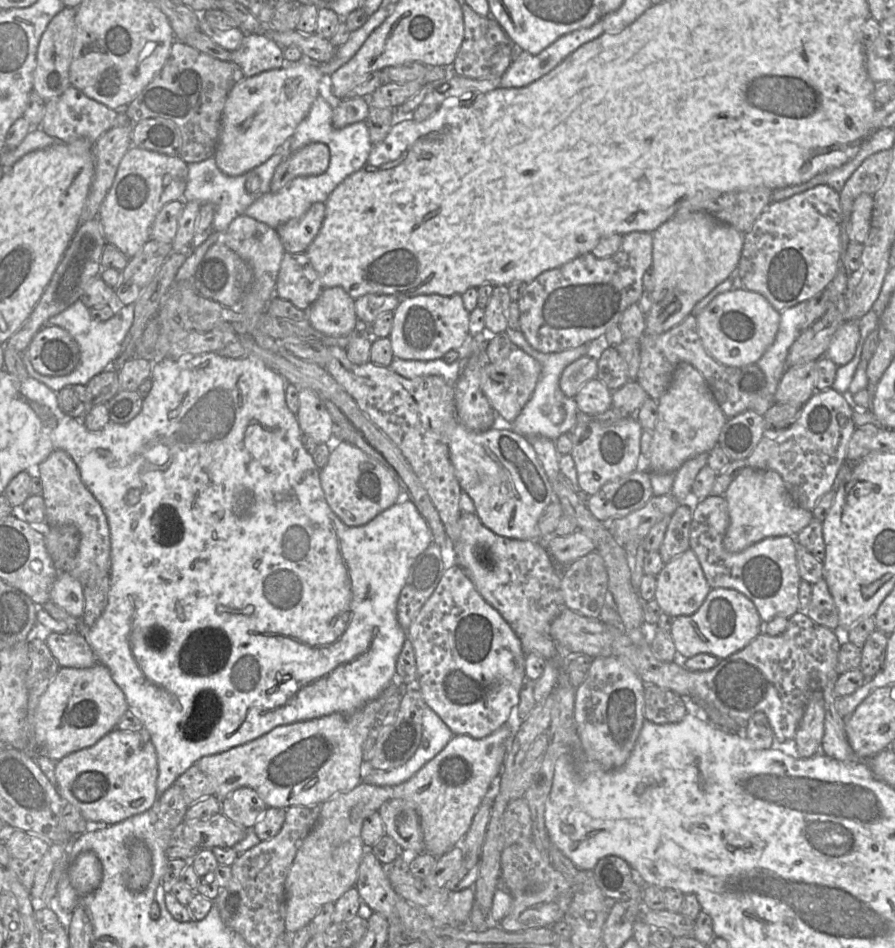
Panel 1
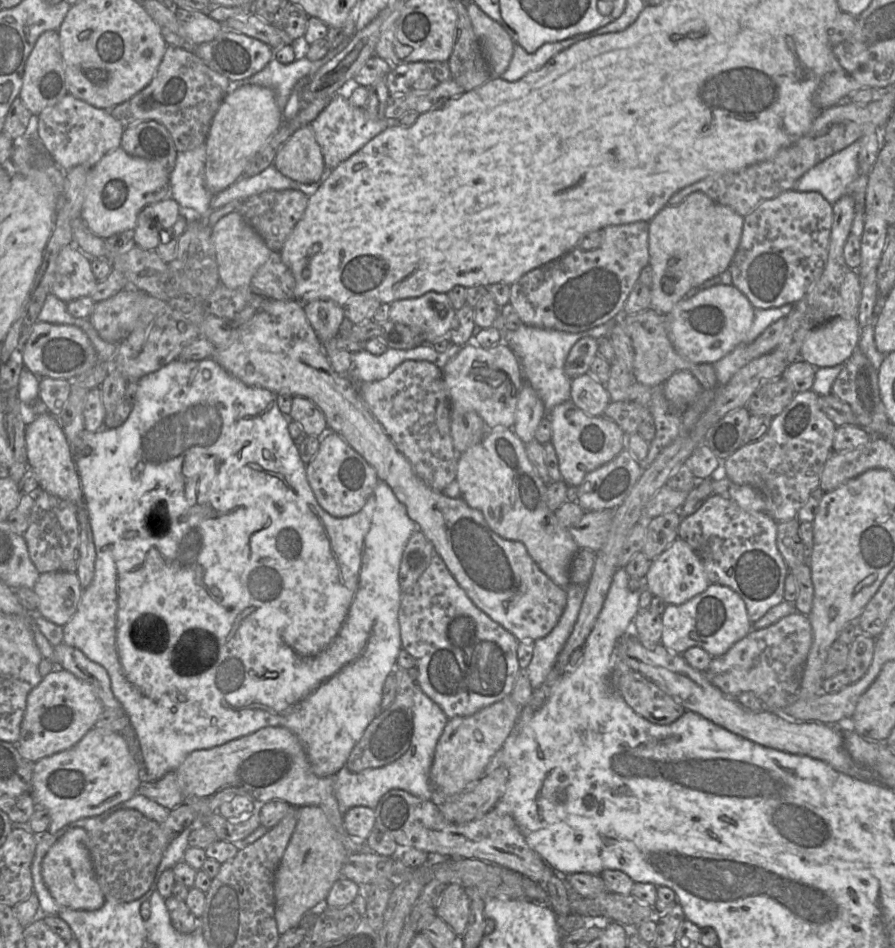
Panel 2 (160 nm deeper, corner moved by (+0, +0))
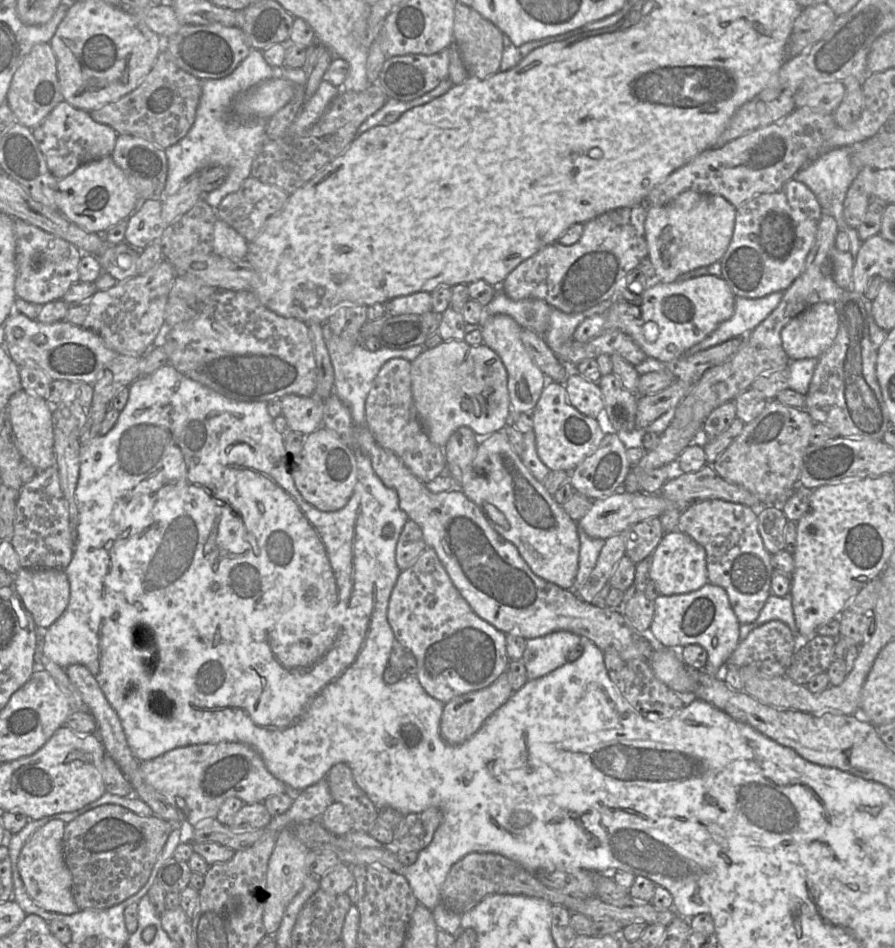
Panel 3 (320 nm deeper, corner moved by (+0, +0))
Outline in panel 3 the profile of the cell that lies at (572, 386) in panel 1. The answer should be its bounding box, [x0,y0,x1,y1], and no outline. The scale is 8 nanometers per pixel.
[573,275,735,363]

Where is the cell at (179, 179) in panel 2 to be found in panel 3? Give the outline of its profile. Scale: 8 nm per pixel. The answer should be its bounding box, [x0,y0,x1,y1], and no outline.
[163,49,281,206]

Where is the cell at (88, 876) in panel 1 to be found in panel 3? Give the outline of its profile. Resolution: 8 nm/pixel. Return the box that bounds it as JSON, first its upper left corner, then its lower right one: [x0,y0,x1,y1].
[18,819,80,914]

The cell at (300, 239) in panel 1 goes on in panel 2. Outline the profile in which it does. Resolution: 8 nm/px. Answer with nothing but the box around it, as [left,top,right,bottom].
[235,189,309,251]

